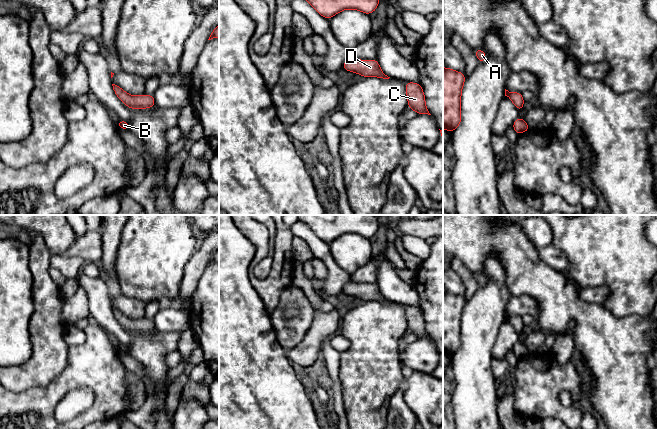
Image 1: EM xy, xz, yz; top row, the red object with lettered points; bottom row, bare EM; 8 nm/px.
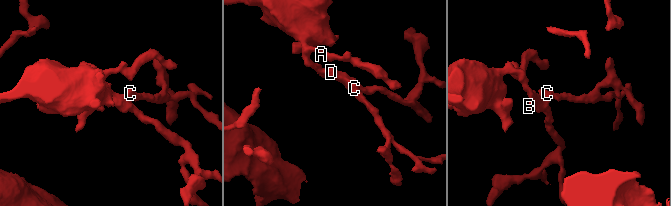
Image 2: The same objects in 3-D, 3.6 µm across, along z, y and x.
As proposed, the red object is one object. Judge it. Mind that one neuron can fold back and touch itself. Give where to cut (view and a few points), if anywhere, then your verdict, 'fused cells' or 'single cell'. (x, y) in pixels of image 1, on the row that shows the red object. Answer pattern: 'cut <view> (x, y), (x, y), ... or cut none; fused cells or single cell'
cut none; single cell

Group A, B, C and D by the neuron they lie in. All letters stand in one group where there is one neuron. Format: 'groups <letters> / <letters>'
groups A B C D

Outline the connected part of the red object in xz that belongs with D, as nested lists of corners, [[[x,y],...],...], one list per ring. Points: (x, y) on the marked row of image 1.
[[[354,58],[347,59],[343,64],[343,70],[358,73],[365,78],[367,77],[380,77],[383,79],[389,79],[385,75],[379,66],[376,59],[374,60],[356,60]]]

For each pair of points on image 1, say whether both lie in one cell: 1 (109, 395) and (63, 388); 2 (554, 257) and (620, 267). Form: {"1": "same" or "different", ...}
{"1": "same", "2": "different"}

